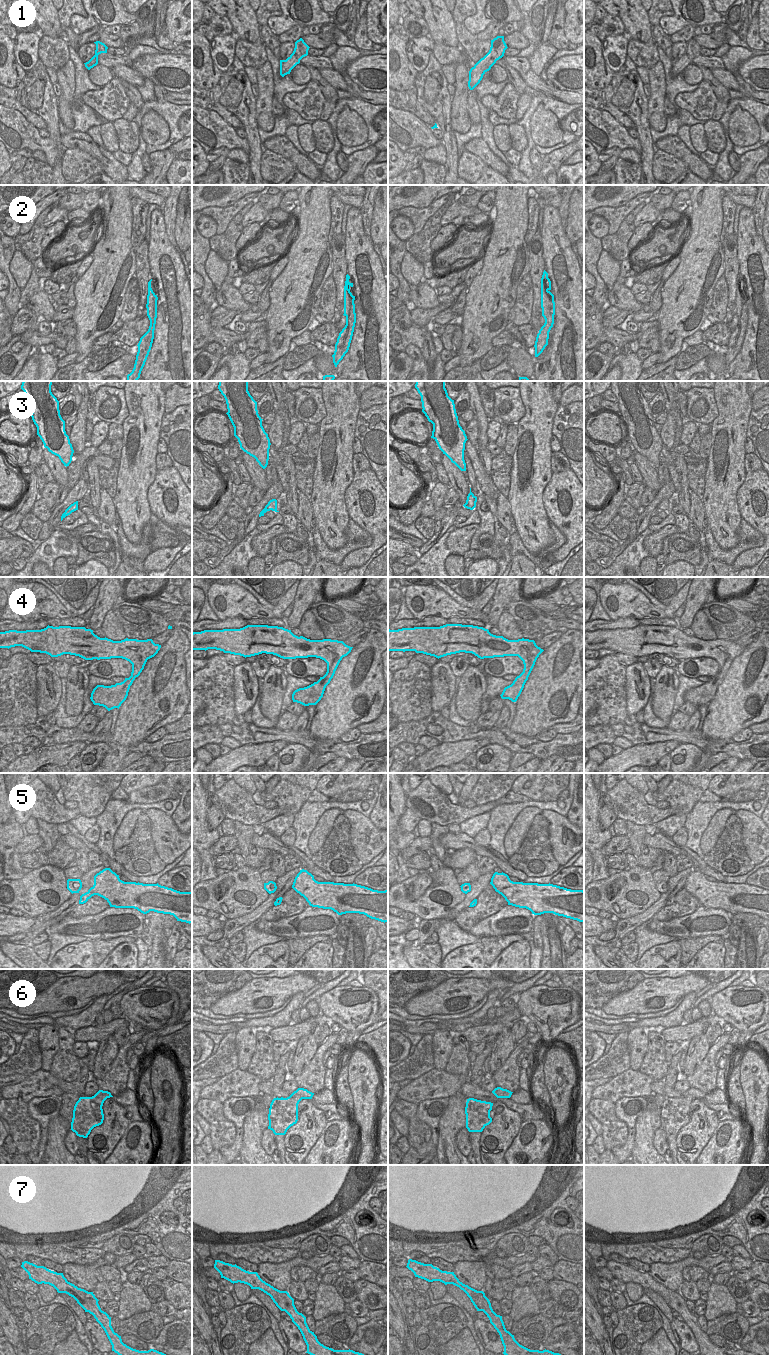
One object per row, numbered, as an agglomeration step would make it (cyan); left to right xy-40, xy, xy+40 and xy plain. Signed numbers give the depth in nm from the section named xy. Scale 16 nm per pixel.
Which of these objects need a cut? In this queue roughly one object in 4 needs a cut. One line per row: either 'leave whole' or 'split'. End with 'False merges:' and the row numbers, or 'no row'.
1: leave whole
2: leave whole
3: leave whole
4: leave whole
5: leave whole
6: leave whole
7: leave whole
False merges: no row

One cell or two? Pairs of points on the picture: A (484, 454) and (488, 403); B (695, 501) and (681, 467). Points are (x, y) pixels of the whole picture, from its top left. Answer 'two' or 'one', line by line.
A: two
B: two

